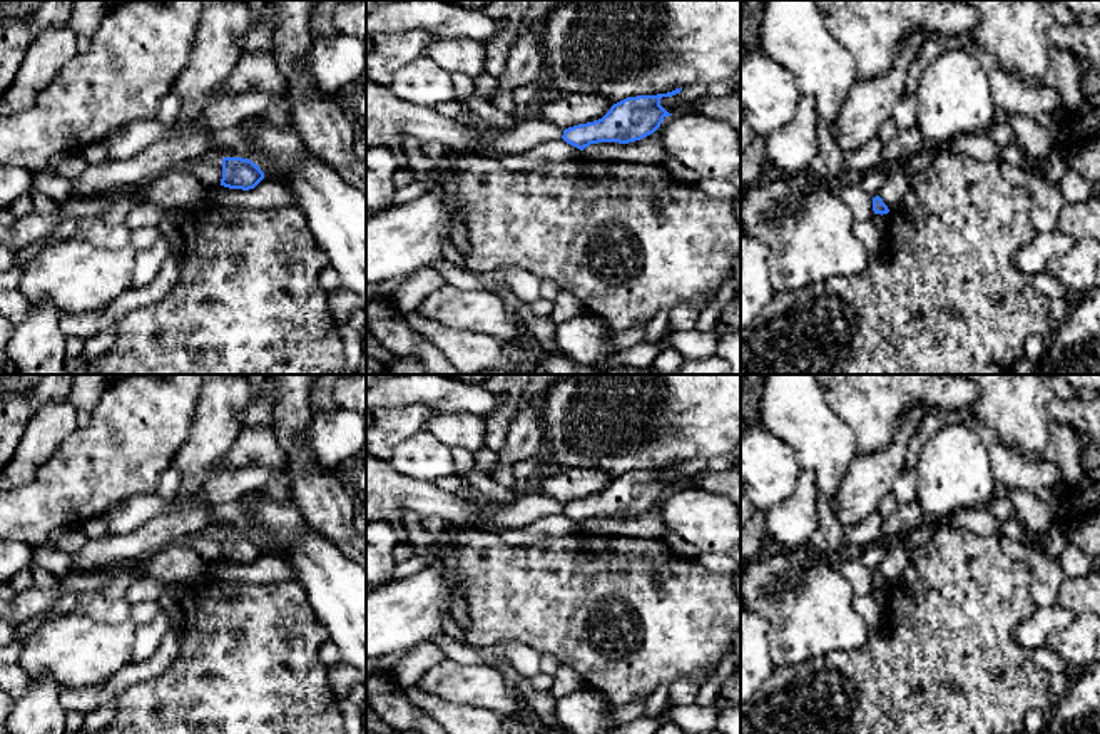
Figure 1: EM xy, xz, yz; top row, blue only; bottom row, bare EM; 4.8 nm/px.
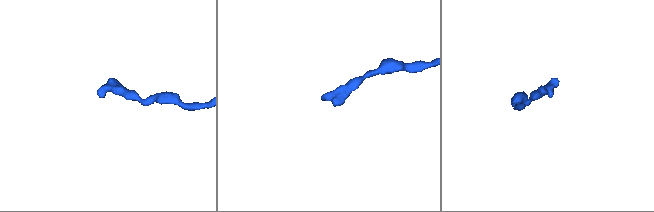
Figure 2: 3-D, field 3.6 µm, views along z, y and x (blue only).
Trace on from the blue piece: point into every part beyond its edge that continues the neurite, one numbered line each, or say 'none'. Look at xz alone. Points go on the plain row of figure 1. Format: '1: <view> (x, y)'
none

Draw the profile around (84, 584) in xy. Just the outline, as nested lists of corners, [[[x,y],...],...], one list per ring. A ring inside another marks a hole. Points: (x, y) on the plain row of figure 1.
[[[74,568],[72,580],[65,594],[79,595],[87,599],[90,595],[100,594],[114,579],[119,568],[97,568],[97,570],[79,570]]]

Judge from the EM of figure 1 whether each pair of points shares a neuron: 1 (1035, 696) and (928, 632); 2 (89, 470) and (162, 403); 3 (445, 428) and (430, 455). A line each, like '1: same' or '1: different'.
1: same
2: same
3: different

